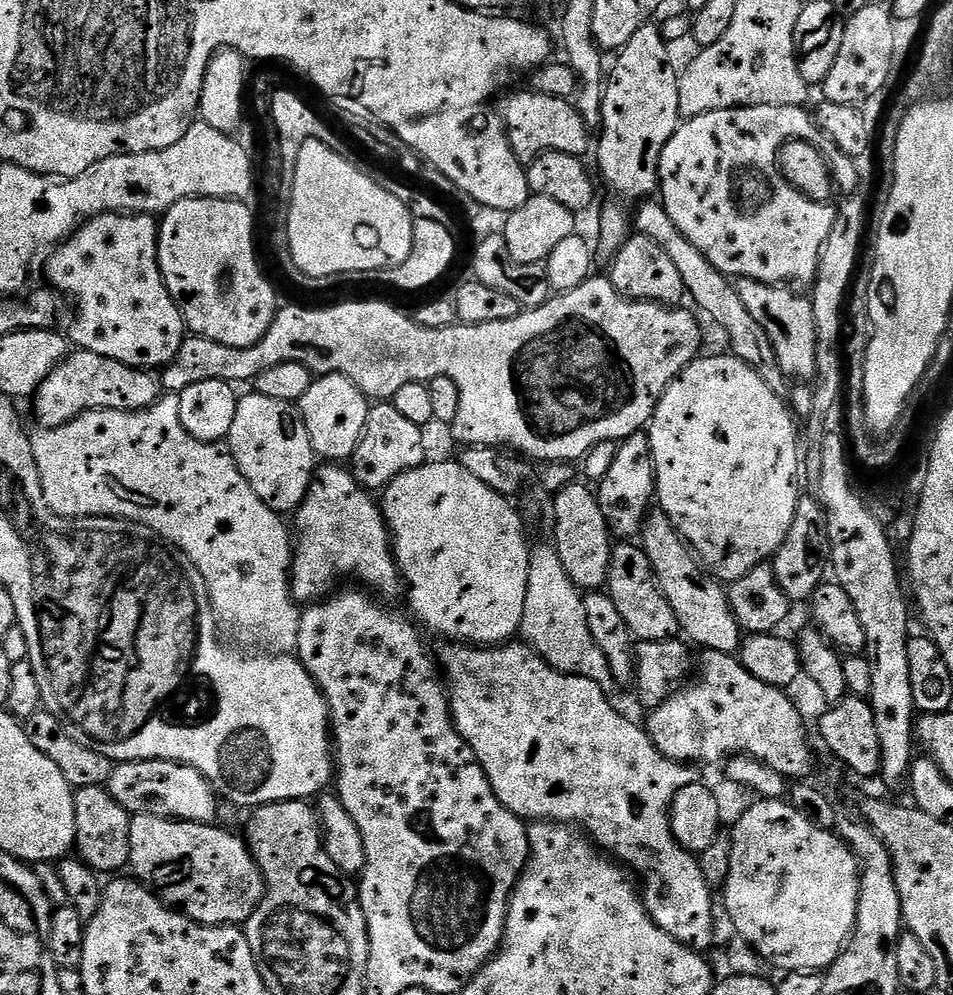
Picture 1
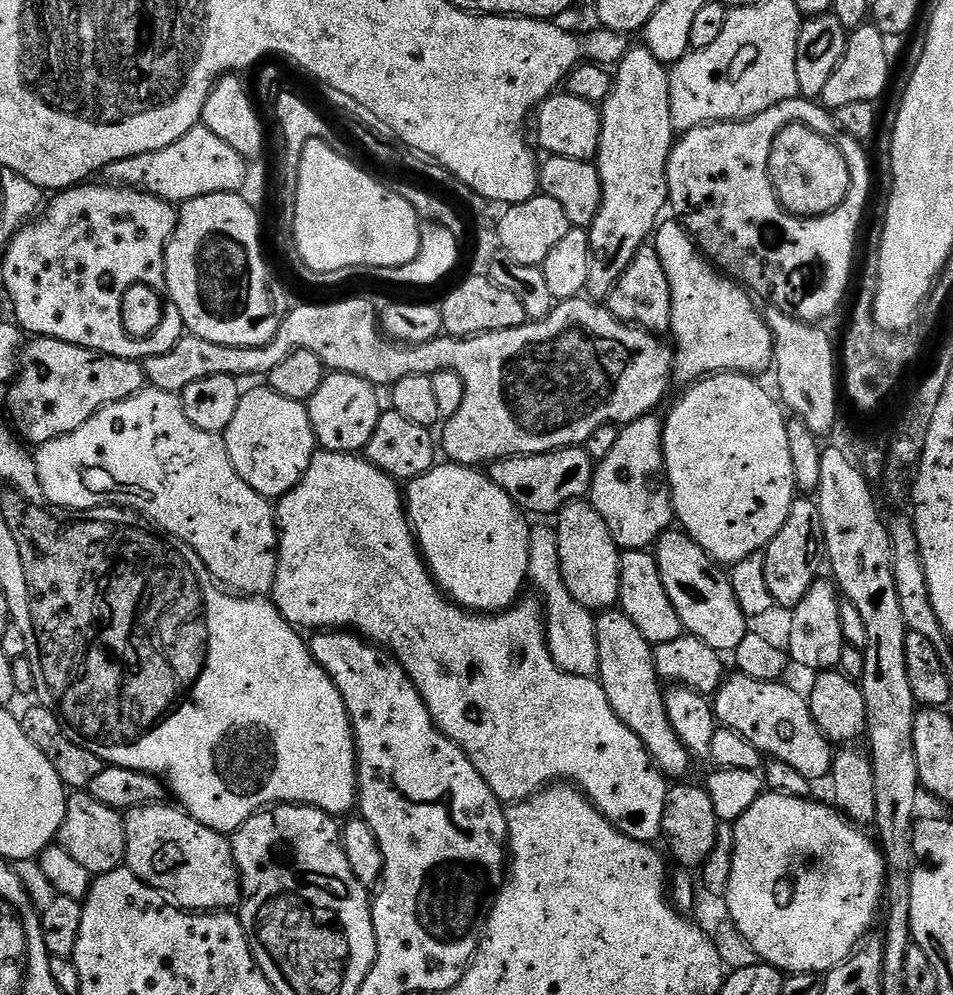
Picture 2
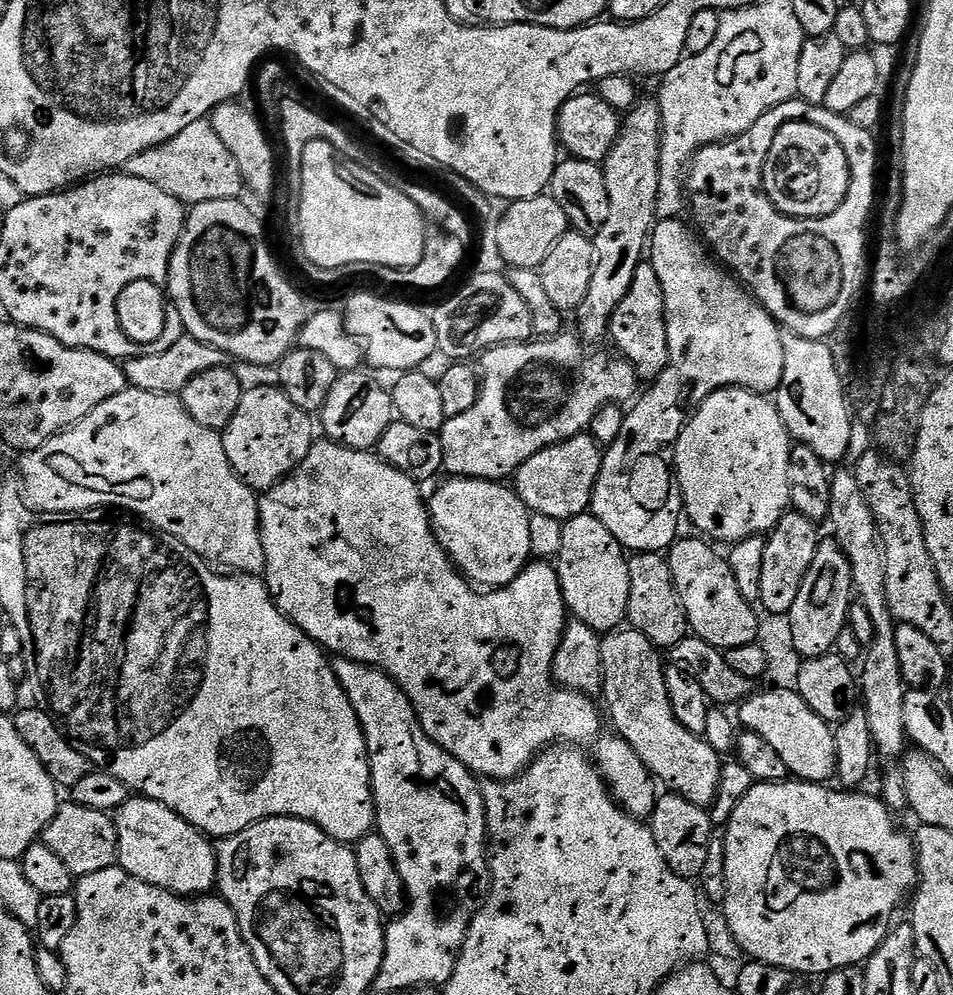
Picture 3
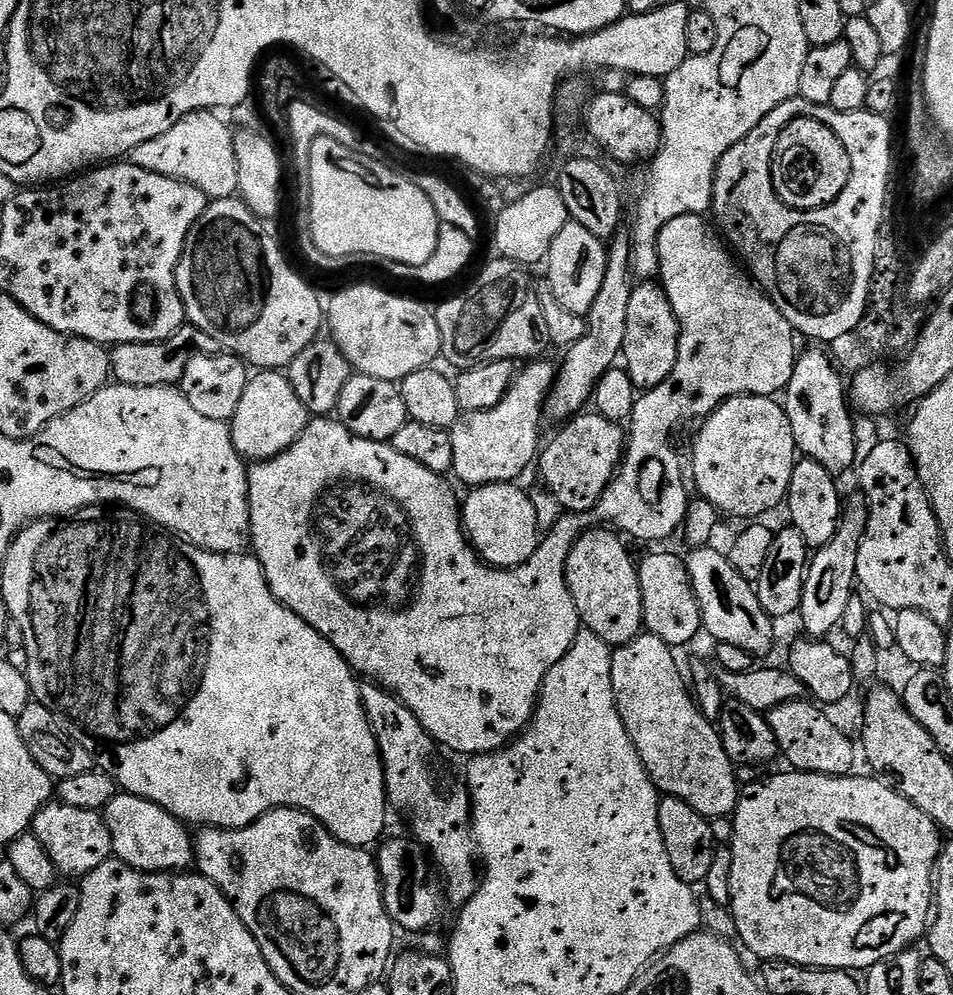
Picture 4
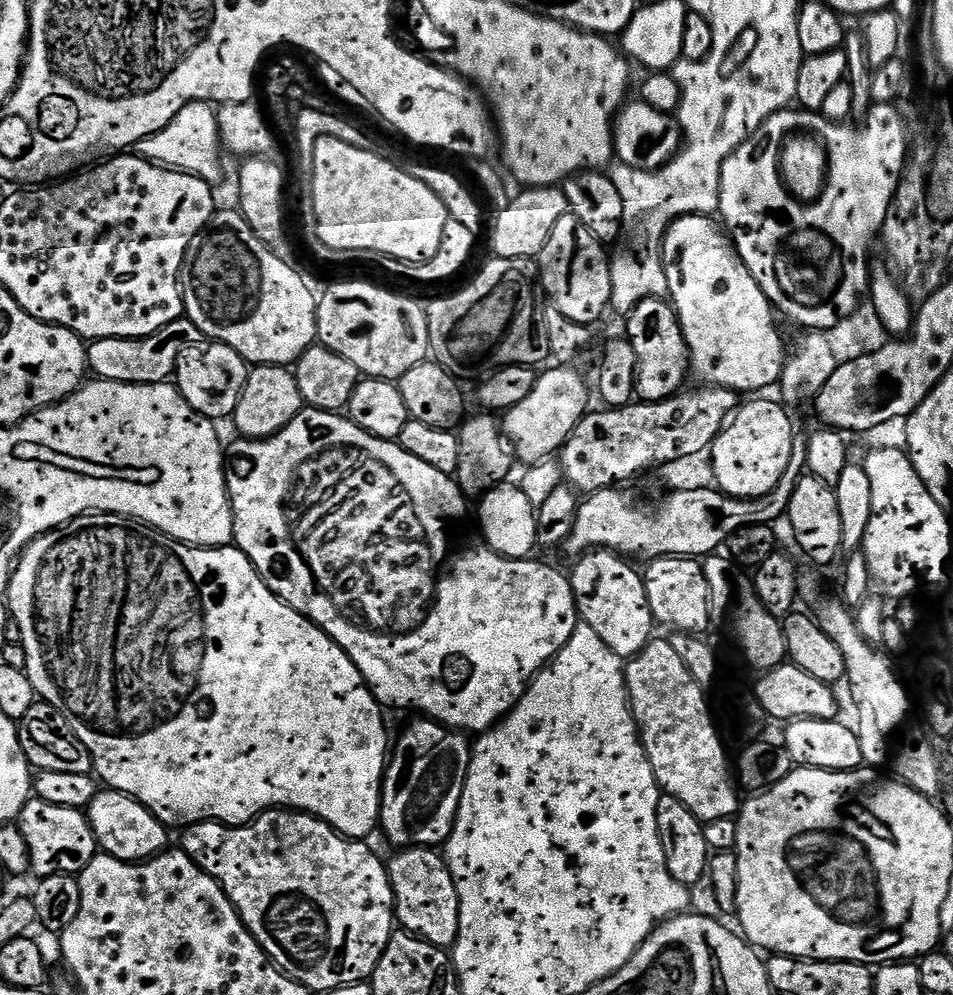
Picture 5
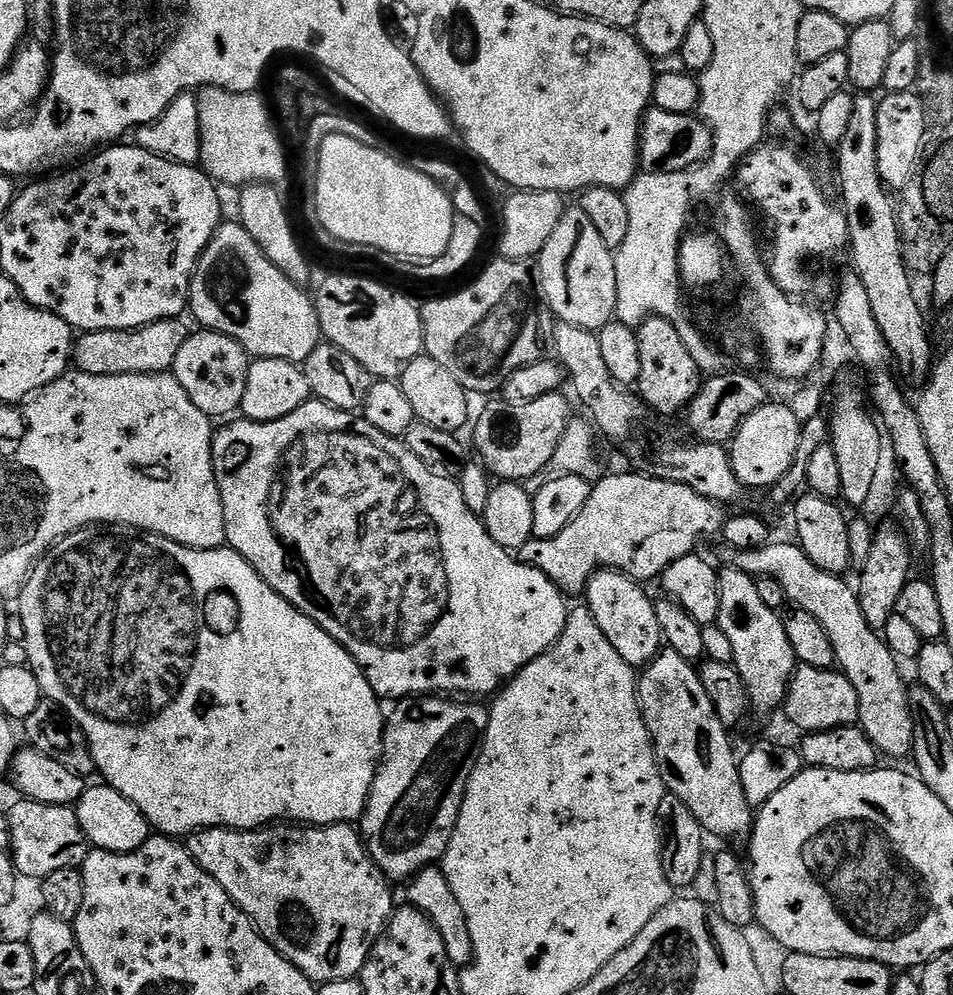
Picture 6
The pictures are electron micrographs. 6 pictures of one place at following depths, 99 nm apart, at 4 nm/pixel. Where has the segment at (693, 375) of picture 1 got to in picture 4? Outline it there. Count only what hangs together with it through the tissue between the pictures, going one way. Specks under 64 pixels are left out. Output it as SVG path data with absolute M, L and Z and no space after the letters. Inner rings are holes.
M731 396L701 424L692 444L692 472L690 468L690 480L700 491L699 499L714 505L717 513L744 520L740 522L764 518L771 508L787 501L798 453L790 418L779 399Z

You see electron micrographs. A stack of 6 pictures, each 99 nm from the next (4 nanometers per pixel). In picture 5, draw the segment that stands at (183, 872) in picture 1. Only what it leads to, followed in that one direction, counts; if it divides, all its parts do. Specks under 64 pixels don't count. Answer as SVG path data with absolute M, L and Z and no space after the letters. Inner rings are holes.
M111 790L97 791L95 798L88 804L86 815L94 830L99 851L103 855L139 862L151 860L153 856L160 855L169 847L169 829L133 796Z

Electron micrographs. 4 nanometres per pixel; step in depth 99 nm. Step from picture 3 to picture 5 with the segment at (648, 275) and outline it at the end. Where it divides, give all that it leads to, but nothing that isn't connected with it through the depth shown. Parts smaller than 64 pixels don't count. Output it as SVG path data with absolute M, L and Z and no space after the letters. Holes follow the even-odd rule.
M650 298L643 300L634 311L627 313L626 320L626 339L632 344L637 358L635 395L646 404L671 400L685 387L684 379L689 379L690 376L688 347L682 334L679 314L667 299Z

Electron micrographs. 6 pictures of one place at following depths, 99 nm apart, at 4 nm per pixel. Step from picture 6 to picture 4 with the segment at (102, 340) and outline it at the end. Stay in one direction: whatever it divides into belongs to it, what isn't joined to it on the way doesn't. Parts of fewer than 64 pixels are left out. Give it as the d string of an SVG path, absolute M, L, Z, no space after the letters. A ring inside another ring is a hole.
M185 326L175 332L170 338L158 342L134 342L133 344L118 344L111 349L112 361L111 379L117 384L134 386L158 386L167 388L179 385L182 374L186 370L186 362L190 358L202 354L217 355L221 351L220 343L210 334L191 326Z

